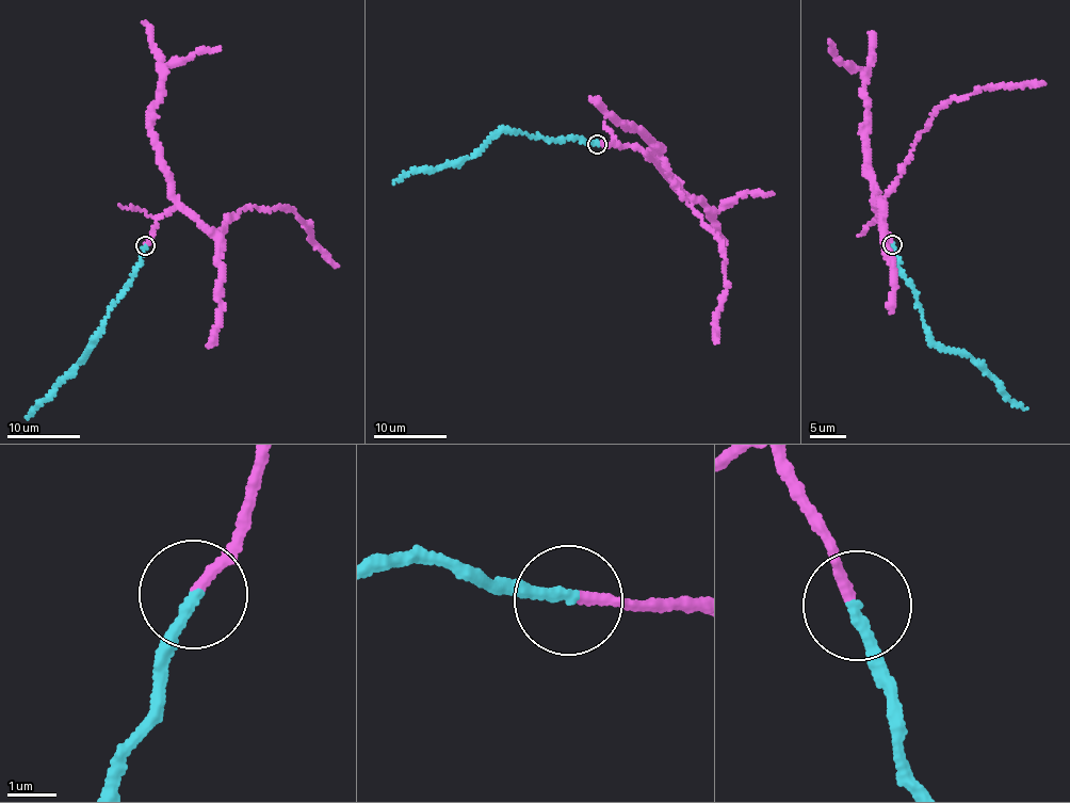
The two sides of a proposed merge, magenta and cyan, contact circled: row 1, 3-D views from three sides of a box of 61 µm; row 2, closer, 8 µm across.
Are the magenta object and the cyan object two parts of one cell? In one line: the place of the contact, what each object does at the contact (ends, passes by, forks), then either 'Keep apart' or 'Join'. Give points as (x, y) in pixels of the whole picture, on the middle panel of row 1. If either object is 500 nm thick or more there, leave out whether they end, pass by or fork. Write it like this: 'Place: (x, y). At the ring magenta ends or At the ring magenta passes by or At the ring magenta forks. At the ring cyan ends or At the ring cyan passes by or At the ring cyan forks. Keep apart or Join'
Place: (597, 144). At the ring magenta ends. At the ring cyan ends. Join

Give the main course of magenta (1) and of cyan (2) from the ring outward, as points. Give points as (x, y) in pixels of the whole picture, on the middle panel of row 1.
1: (597, 144), (638, 145), (646, 151), (657, 148), (688, 206), (720, 242), (726, 287), (718, 311), (716, 343)
2: (597, 144), (581, 139), (554, 140), (503, 130), (492, 134), (471, 157), (437, 167), (414, 170), (393, 182)

